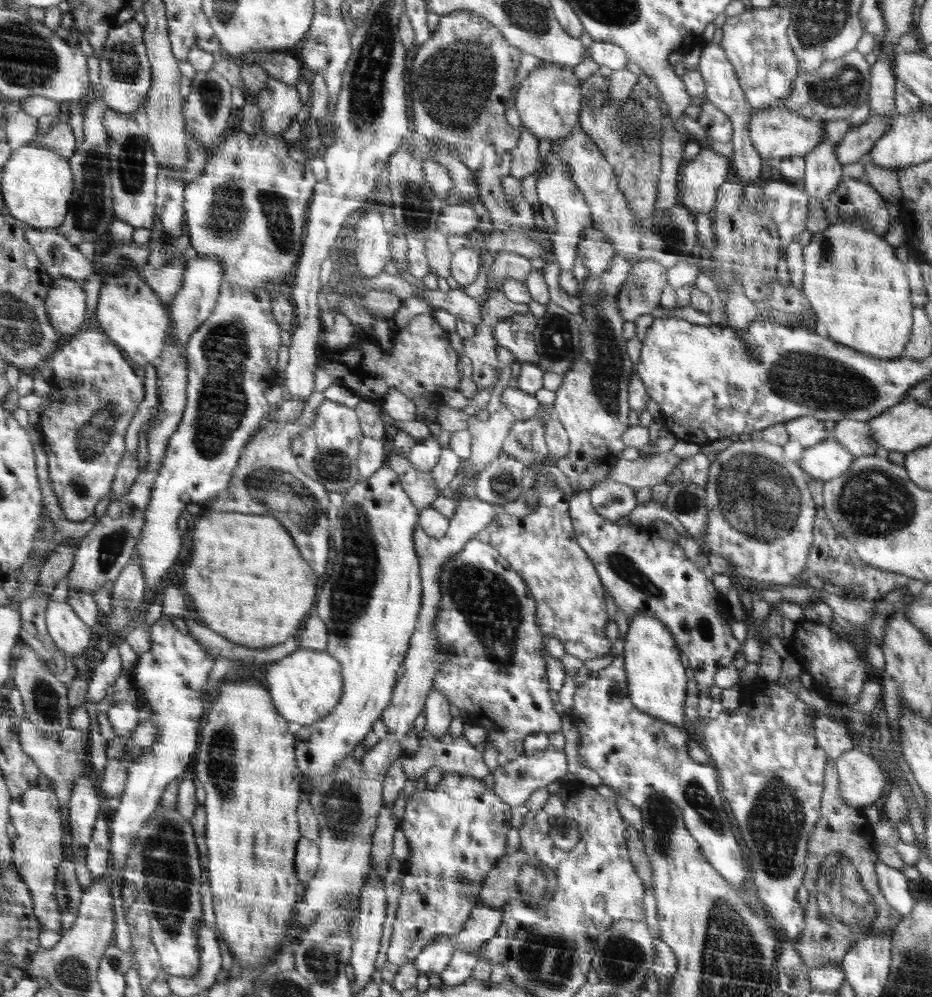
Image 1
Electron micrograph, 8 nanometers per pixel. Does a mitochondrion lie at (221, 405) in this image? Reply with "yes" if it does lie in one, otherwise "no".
yes

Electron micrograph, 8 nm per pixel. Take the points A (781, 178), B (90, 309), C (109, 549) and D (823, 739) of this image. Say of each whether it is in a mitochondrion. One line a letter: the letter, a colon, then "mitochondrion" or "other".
A: other
B: other
C: mitochondrion
D: other

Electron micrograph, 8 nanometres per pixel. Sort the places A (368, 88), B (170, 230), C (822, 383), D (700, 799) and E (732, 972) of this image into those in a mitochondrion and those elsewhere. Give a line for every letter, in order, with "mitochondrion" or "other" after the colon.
A: mitochondrion
B: mitochondrion
C: mitochondrion
D: mitochondrion
E: mitochondrion

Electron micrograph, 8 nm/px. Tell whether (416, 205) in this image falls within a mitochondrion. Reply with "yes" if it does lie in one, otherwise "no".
yes

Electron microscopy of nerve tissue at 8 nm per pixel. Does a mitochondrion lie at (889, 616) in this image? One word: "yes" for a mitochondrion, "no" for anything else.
no

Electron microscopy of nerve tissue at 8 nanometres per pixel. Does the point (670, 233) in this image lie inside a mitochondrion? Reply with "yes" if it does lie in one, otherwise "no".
yes

